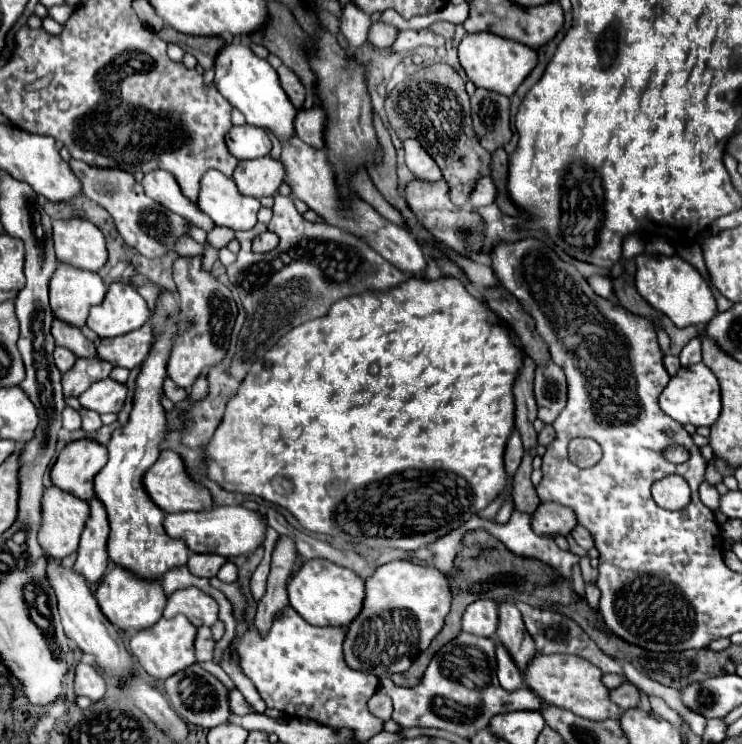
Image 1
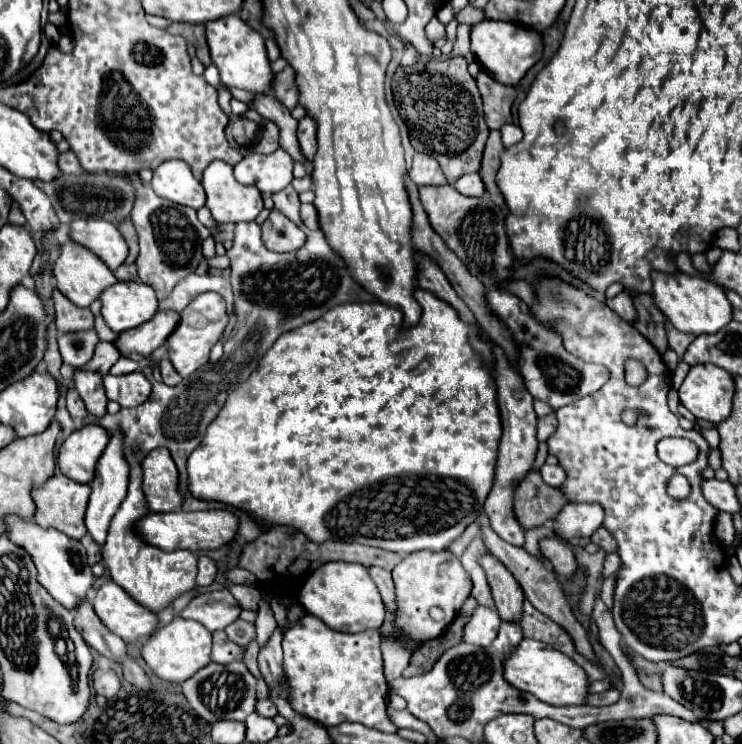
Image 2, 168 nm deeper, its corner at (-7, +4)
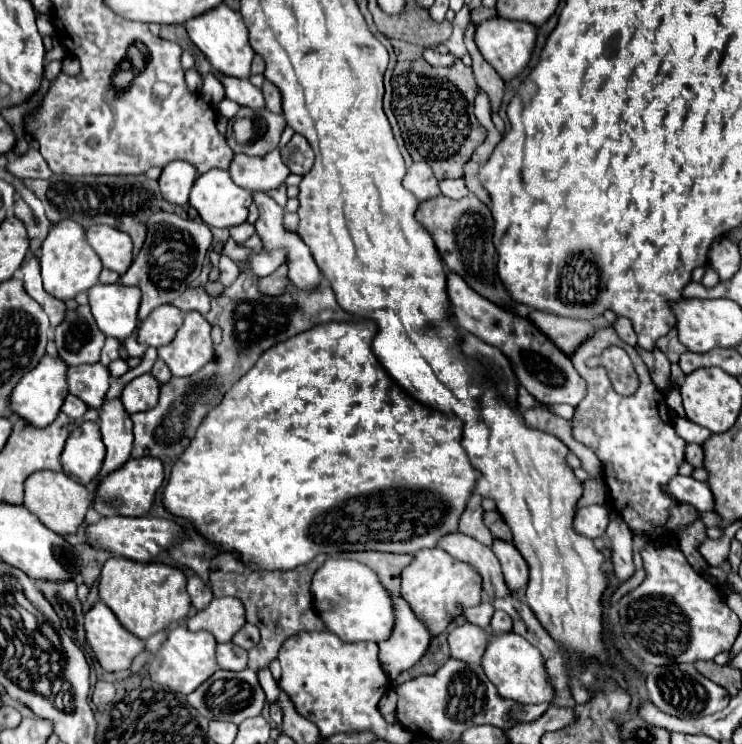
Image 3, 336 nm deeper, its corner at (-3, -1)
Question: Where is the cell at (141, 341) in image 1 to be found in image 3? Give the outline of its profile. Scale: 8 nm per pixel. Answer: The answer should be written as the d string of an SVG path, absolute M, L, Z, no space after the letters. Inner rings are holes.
M159 306L157 310L153 310L153 314L149 314L149 318L145 318L145 322L139 324L137 342L145 342L145 346L153 348L169 344L175 338L181 324L183 314L175 306Z

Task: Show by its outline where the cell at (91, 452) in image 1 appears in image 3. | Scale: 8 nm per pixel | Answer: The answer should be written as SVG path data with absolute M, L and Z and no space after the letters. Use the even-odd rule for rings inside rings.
M83 422L69 434L65 450L61 454L61 466L69 478L89 486L97 476L103 458L105 458L105 444L101 438L99 424Z

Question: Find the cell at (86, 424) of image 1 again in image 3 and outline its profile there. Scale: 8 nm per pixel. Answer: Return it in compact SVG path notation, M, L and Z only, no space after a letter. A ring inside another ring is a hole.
M83 364L67 370L69 392L81 398L89 408L99 408L109 388L109 370L101 364Z

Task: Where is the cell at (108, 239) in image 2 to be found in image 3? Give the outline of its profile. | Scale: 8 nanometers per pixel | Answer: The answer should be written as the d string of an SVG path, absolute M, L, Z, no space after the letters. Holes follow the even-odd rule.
M89 226L85 230L85 236L89 246L97 252L97 256L101 258L107 270L119 274L127 272L129 264L133 262L133 254L131 254L133 244L125 232L115 230L111 226Z

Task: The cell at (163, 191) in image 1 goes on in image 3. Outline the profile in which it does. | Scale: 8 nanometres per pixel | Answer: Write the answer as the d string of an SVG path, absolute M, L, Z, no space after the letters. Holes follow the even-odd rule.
M175 160L169 162L159 176L161 196L175 206L185 206L189 202L189 192L195 180L195 168L189 162Z

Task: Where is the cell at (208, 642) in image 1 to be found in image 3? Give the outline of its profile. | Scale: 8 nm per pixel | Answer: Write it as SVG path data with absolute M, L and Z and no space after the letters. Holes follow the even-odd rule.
M233 642L217 644L217 664L223 670L243 670L247 666L247 650Z

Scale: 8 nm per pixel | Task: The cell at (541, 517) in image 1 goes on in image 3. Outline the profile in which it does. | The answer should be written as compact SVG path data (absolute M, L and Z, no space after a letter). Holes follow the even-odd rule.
M585 506L575 512L573 530L585 538L601 538L609 524L609 510L605 506Z

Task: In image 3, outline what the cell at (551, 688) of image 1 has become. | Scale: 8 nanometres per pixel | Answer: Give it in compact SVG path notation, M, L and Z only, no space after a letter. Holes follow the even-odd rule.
M507 632L507 634L501 634L499 638L491 636L481 664L485 668L485 674L497 686L503 698L511 698L521 704L553 702L555 690L549 676L545 674L545 660L541 658L541 652L529 642L525 642L525 638L521 638L519 634Z

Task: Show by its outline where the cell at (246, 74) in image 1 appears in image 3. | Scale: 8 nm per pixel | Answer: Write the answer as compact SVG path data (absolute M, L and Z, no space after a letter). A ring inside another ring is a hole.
M225 4L209 10L209 14L201 14L189 22L185 22L187 34L193 44L207 56L211 62L213 72L233 76L233 78L249 78L251 76L251 62L253 62L253 48L249 46L249 32L245 30L245 22L239 12L227 8Z

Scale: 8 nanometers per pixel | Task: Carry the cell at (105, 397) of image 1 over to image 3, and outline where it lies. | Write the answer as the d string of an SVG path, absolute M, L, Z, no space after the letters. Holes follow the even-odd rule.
M151 374L137 376L123 388L121 394L121 402L129 414L149 410L157 404L157 400L159 400L159 382Z

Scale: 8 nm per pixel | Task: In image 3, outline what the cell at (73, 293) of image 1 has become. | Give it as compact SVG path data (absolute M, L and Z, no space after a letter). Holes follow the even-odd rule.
M61 220L47 234L41 246L41 276L45 290L59 300L73 300L79 292L87 292L95 284L99 284L101 260L91 250L85 240L85 230L73 220Z

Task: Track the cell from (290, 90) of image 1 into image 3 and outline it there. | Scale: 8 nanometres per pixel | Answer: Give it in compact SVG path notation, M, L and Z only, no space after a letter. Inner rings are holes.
M269 80L263 82L263 96L265 96L265 104L269 110L273 110L275 114L283 114L283 108L281 108L281 92L277 90L277 86L273 86Z

